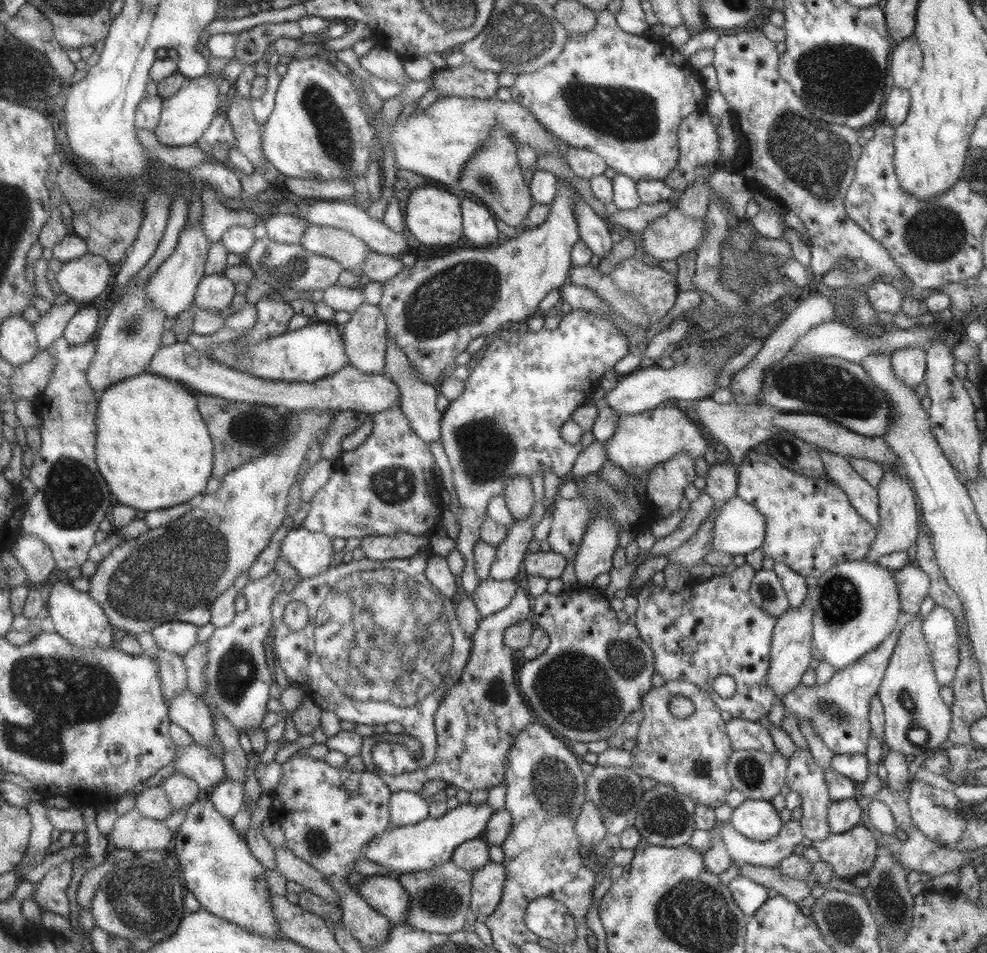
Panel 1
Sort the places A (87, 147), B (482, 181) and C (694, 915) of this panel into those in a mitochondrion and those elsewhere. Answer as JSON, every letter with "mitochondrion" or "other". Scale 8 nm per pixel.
{"A":"other","B":"mitochondrion","C":"mitochondrion"}

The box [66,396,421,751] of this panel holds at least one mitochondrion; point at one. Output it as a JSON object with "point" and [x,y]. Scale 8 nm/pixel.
{"point":[172,573]}

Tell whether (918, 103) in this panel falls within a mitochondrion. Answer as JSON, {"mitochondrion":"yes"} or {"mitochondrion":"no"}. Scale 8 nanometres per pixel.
{"mitochondrion":"no"}

